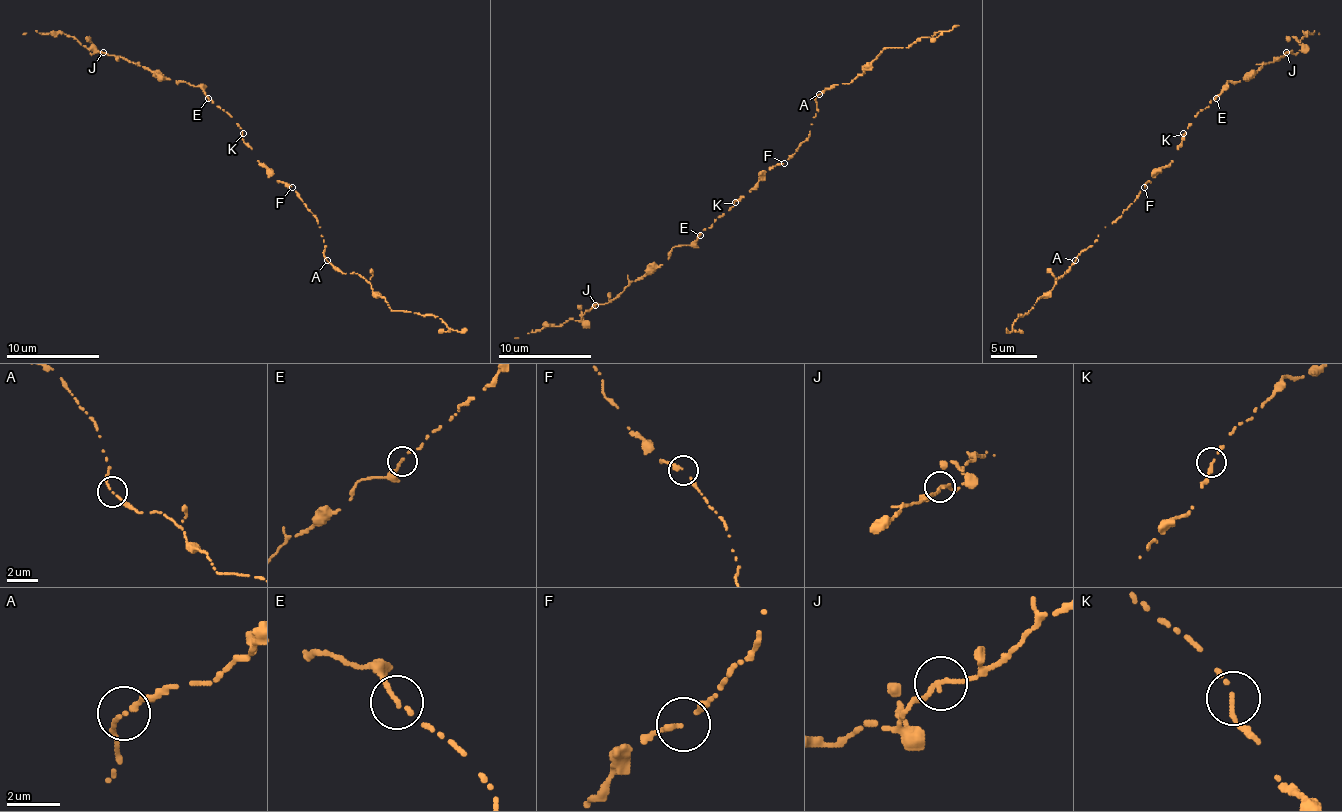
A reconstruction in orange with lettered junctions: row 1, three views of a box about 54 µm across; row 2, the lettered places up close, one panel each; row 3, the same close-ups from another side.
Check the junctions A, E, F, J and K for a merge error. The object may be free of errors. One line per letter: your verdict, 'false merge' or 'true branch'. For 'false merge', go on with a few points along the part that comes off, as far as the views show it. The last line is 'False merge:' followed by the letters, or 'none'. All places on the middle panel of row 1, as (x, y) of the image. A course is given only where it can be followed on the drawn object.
A: true branch
E: true branch
F: true branch
J: true branch
K: true branch
False merge: none

